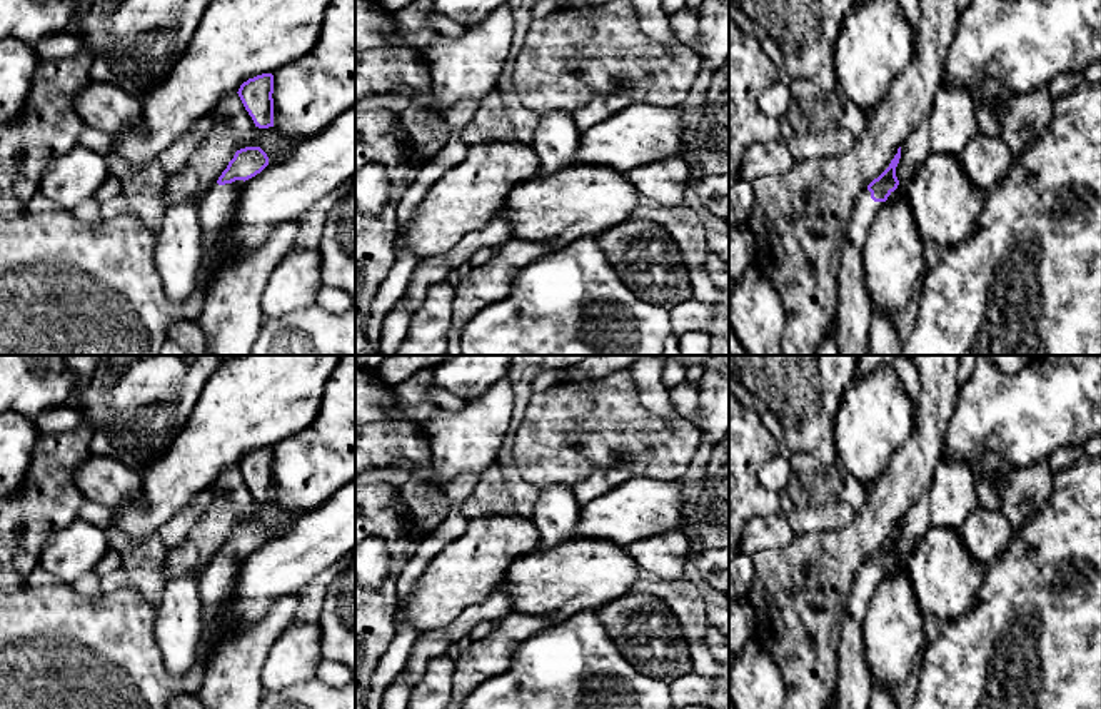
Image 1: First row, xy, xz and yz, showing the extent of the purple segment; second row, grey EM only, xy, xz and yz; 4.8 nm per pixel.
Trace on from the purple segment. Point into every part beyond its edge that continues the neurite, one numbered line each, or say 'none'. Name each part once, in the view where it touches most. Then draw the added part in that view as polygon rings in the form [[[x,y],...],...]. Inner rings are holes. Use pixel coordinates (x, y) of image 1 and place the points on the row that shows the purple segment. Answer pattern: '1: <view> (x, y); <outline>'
1: xy (216, 211); [[[244,180],[215,184],[199,204],[202,240],[217,240],[230,225]]]

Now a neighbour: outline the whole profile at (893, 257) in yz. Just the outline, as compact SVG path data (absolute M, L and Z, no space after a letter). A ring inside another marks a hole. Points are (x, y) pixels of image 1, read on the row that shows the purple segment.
M906 197L882 202L864 240L862 267L874 315L896 319L928 274L924 240Z

